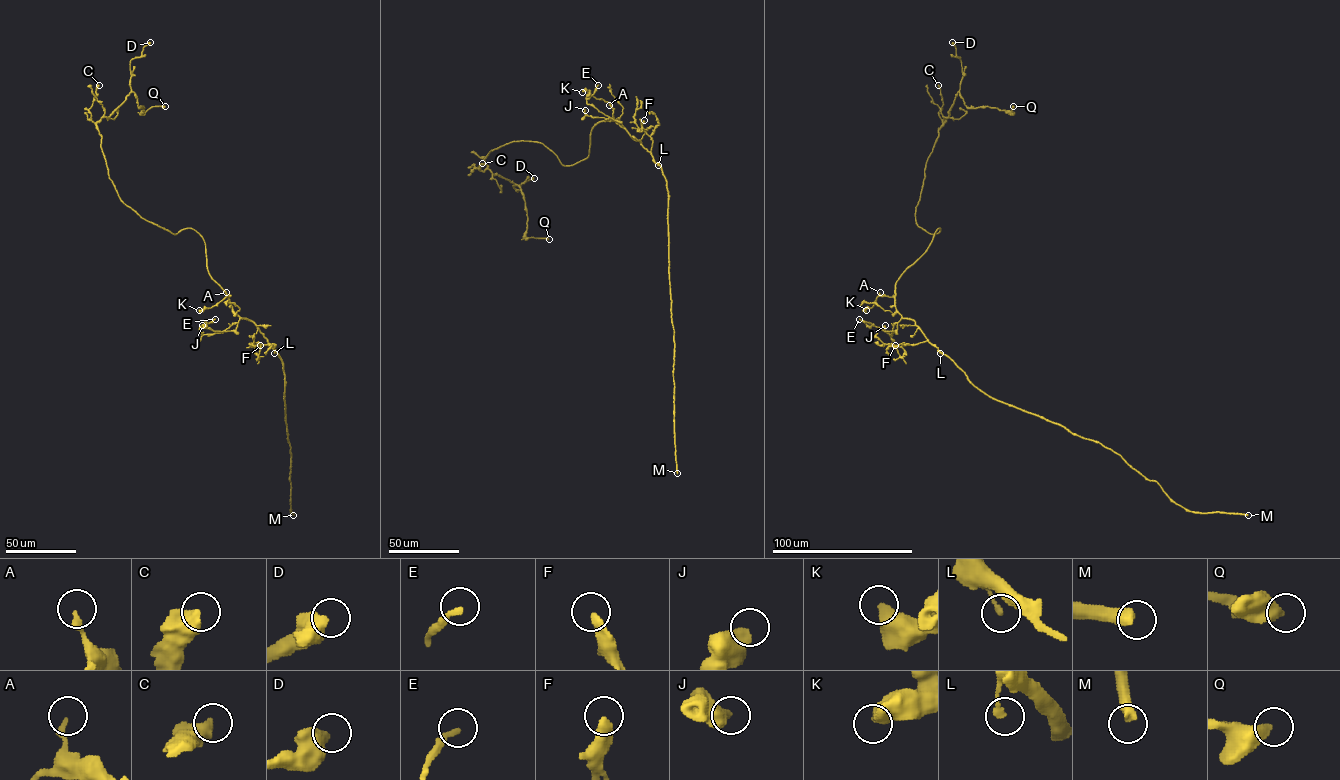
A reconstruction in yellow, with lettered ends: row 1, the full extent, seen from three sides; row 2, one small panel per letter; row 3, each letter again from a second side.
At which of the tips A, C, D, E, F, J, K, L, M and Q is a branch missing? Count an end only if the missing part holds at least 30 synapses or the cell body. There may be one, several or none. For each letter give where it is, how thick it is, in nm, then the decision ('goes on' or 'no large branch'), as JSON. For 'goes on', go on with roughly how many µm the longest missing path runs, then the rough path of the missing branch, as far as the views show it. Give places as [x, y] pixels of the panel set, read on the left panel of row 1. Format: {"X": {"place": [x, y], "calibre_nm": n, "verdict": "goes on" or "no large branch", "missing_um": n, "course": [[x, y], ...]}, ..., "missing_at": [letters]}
{"A": {"place": [226, 292], "calibre_nm": 220, "verdict": "no large branch"}, "C": {"place": [99, 85], "calibre_nm": 550, "verdict": "no large branch"}, "D": {"place": [150, 42], "calibre_nm": 550, "verdict": "no large branch"}, "E": {"place": [215, 319], "calibre_nm": 240, "verdict": "no large branch"}, "F": {"place": [260, 345], "calibre_nm": 400, "verdict": "no large branch"}, "J": {"place": [202, 325], "calibre_nm": 500, "verdict": "no large branch"}, "K": {"place": [199, 310], "calibre_nm": 480, "verdict": "no large branch"}, "L": {"place": [274, 353], "calibre_nm": 190, "verdict": "no large branch"}, "M": {"place": [293, 515], "calibre_nm": 460, "verdict": "goes on", "missing_um": 500}, "Q": {"place": [165, 106], "calibre_nm": 500, "verdict": "no large branch"}, "missing_at": ["M"]}

